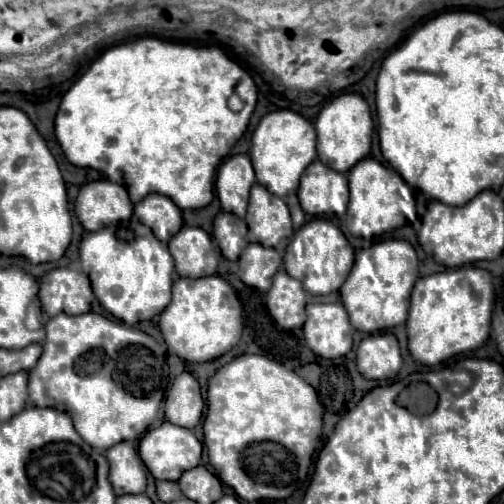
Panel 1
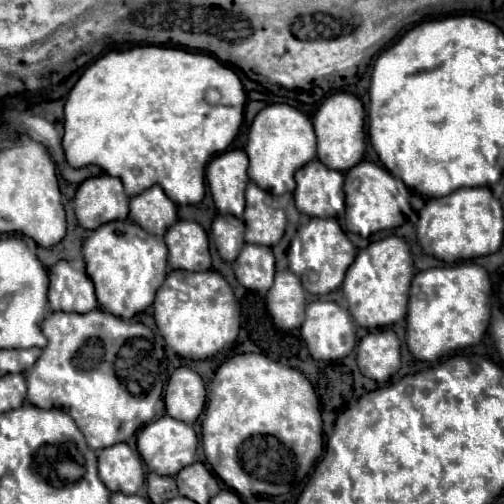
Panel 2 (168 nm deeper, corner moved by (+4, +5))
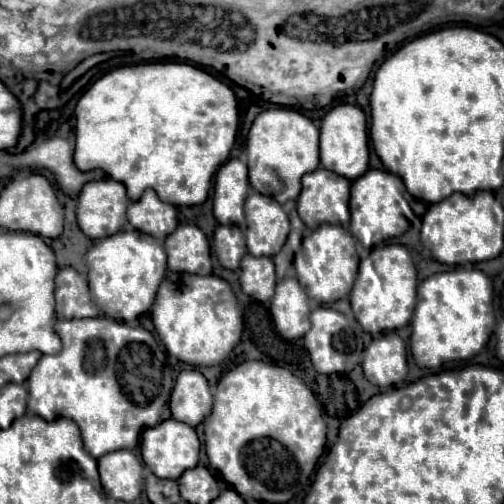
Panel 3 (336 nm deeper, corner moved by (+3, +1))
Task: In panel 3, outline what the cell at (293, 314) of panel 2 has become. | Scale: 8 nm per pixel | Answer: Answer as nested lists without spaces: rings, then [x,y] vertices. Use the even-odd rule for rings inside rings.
[[[298,279],[278,281],[270,311],[276,329],[284,339],[300,339],[308,331],[308,295],[300,287]]]

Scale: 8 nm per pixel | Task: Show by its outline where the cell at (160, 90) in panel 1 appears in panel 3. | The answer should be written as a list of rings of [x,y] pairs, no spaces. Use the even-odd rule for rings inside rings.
[[[190,63],[130,65],[106,73],[76,105],[76,153],[80,171],[102,169],[114,181],[124,183],[128,197],[138,201],[146,189],[154,189],[172,205],[200,205],[208,199],[216,169],[228,159],[238,131],[236,97],[228,85]]]

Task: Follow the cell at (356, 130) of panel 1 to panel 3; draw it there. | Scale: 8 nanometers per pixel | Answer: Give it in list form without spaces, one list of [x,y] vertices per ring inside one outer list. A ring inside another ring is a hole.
[[[338,105],[324,119],[320,127],[320,163],[324,169],[340,173],[342,177],[356,179],[368,171],[368,125],[362,109],[354,105]]]

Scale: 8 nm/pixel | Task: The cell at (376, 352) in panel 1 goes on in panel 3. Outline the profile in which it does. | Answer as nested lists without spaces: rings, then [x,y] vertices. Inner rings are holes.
[[[396,333],[374,339],[364,351],[362,369],[366,379],[382,389],[400,385],[408,373],[404,341]]]

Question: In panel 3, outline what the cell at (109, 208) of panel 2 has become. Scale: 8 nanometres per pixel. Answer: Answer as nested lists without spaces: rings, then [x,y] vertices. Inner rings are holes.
[[[114,179],[90,181],[78,197],[78,225],[90,239],[104,239],[126,225],[128,195]]]

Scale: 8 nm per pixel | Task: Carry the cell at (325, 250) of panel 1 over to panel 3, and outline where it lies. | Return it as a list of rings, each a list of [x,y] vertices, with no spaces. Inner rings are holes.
[[[320,225],[304,239],[302,253],[294,259],[294,269],[308,297],[320,303],[332,303],[348,297],[358,275],[358,253],[352,235],[348,235],[340,225]]]

